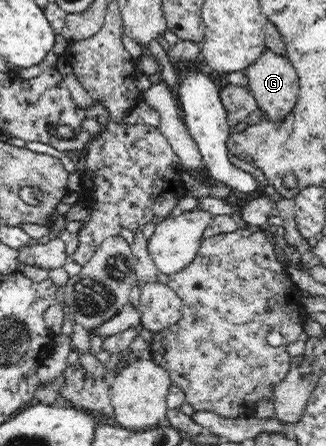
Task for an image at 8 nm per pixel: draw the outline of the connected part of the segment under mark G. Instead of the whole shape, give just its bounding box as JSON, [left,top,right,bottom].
[245,49,299,123]

